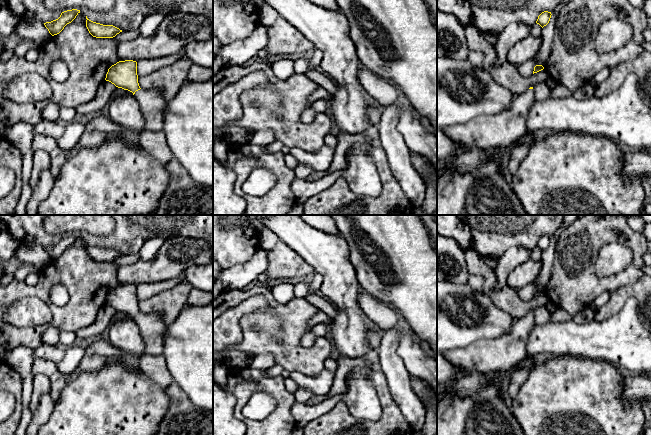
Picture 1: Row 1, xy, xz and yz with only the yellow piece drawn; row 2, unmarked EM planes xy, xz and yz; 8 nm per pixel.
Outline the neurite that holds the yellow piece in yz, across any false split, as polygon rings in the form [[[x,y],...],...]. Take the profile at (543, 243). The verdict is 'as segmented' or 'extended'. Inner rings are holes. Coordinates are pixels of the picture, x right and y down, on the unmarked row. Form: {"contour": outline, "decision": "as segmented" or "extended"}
{"contour": [[[548,235],[542,236],[538,240],[536,247],[539,248],[543,252],[544,250],[546,250],[549,247],[551,239],[552,239],[551,236],[548,236]]], "decision": "as segmented"}

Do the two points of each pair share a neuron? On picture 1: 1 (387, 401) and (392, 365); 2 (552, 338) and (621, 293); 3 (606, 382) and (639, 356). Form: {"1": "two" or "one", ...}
{"1": "two", "2": "two", "3": "two"}

